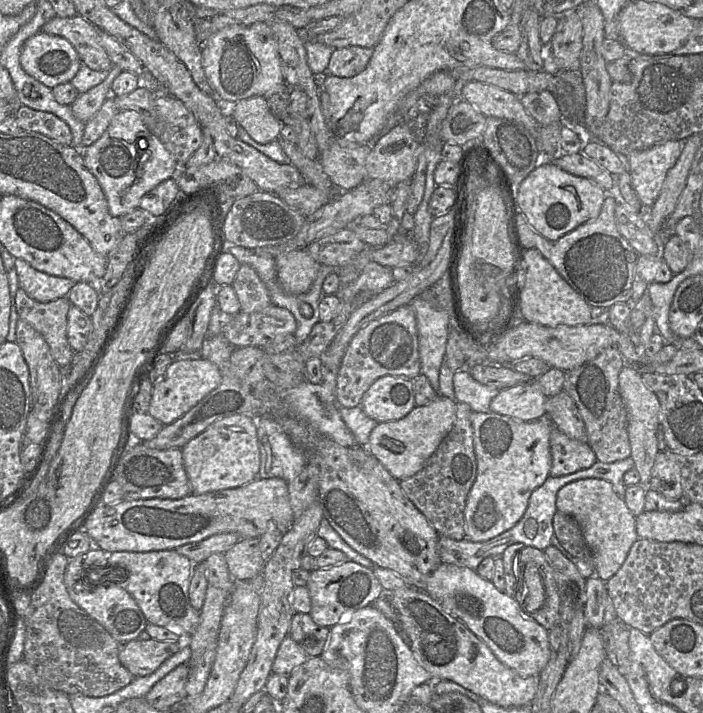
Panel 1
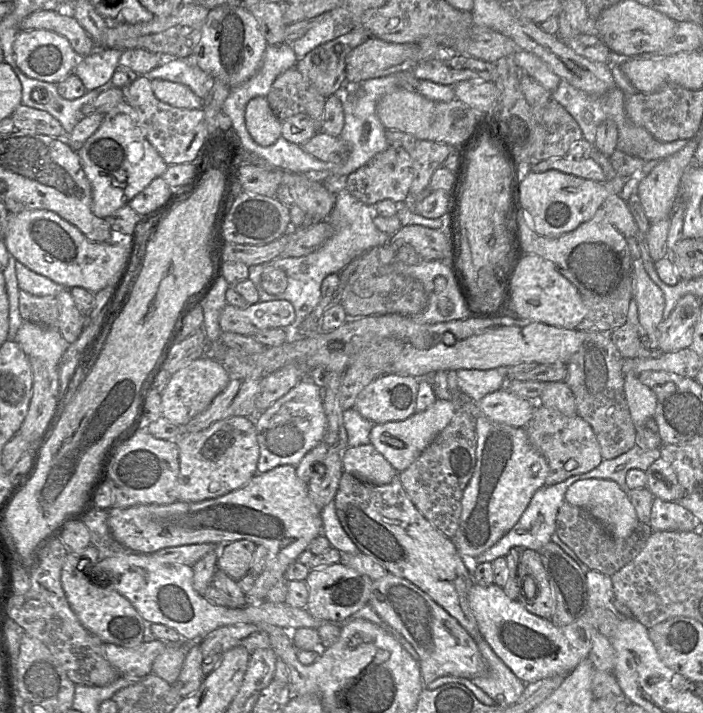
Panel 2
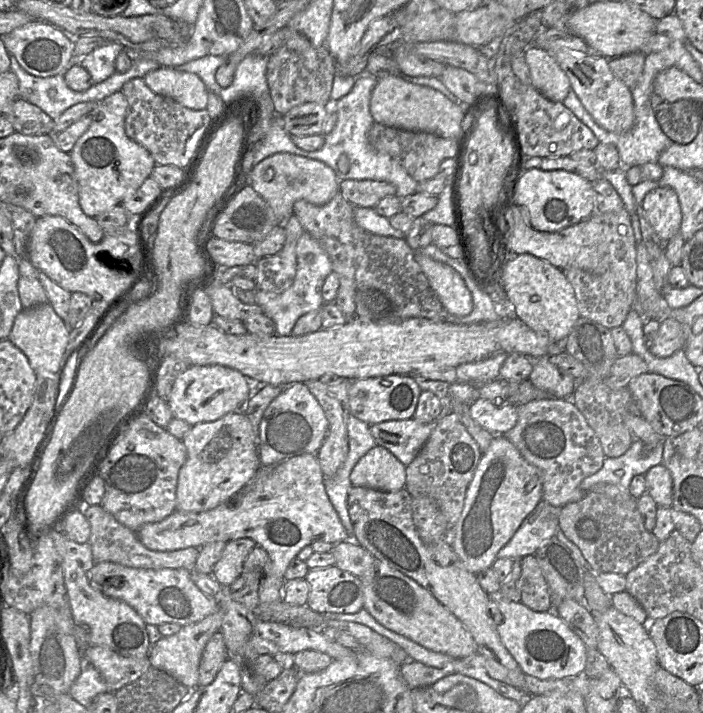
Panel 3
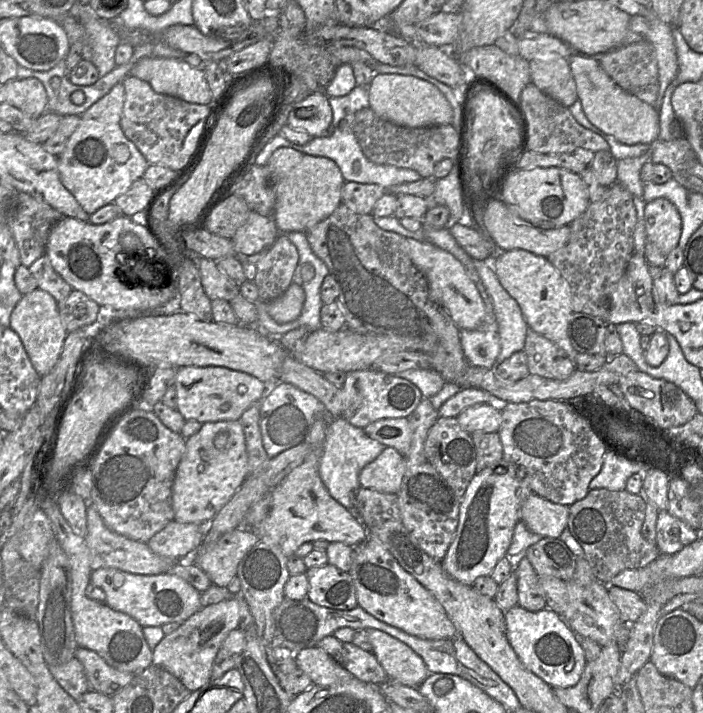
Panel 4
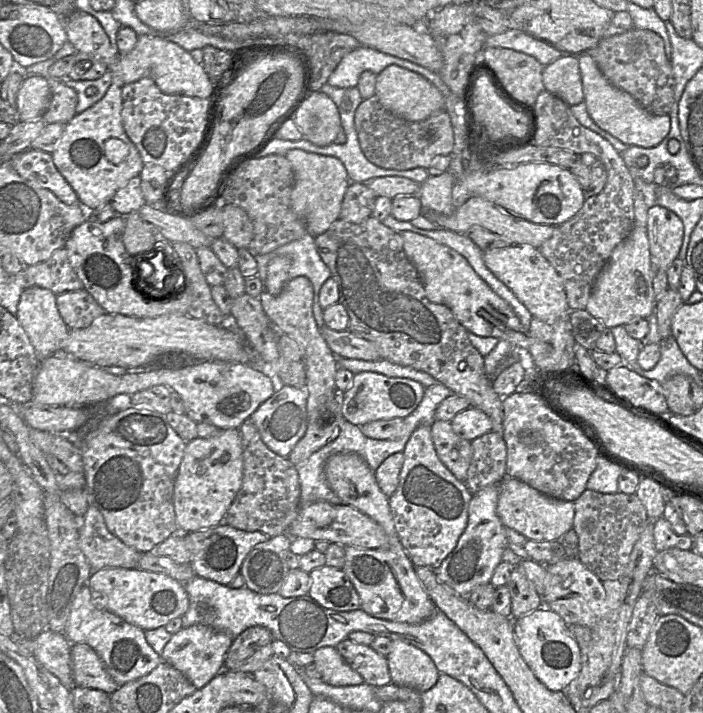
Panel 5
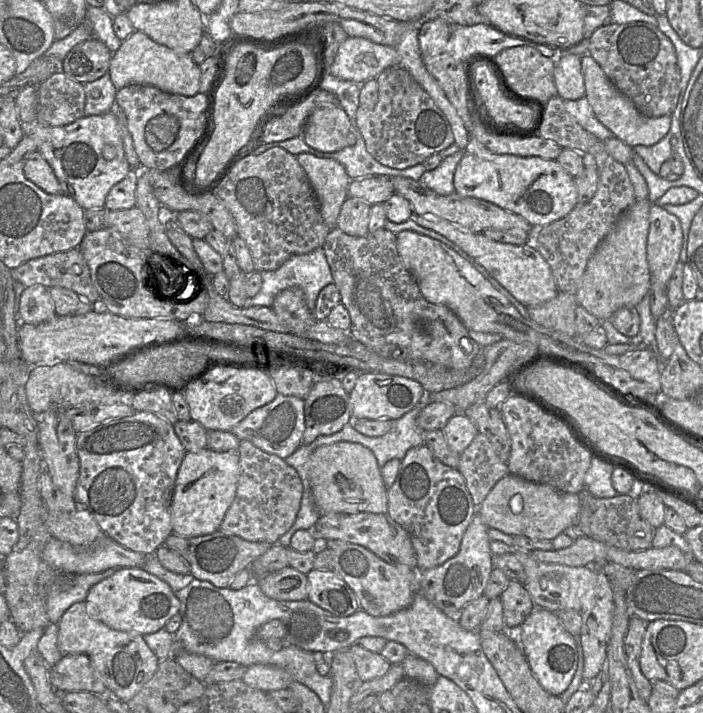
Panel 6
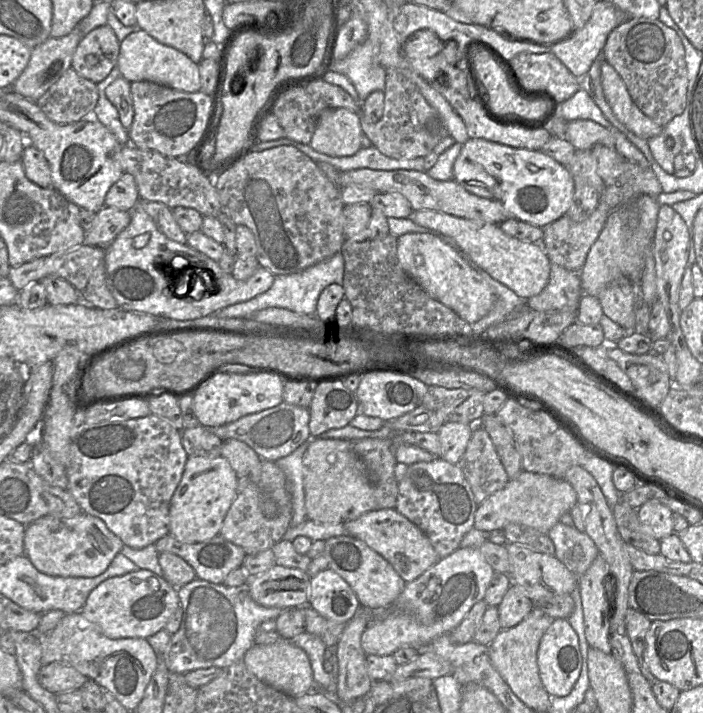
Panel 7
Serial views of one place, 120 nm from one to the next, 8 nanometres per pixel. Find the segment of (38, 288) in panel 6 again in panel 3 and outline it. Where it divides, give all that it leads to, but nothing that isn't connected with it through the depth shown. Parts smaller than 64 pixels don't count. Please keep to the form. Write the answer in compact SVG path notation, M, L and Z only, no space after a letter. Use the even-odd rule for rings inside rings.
M50 303L40 304L32 308L22 309L16 316L10 340L27 357L34 371L61 372L61 361L69 338L69 328L56 314Z

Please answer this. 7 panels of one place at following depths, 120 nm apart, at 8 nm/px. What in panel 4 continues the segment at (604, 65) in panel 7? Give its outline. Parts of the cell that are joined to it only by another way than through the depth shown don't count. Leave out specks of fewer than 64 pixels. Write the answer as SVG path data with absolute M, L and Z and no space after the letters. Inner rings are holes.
M573 53L568 61L578 99L586 117L594 126L627 145L651 144L657 139L660 115L654 107L619 87L603 70L597 58Z

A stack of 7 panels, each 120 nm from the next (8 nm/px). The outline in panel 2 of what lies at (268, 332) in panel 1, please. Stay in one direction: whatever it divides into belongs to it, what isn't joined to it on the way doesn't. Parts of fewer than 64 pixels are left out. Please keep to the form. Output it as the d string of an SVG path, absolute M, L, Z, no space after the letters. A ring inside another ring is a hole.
M259 301L245 309L226 304L219 317L219 325L221 332L254 336L266 329L285 328L294 320L294 307L289 301Z

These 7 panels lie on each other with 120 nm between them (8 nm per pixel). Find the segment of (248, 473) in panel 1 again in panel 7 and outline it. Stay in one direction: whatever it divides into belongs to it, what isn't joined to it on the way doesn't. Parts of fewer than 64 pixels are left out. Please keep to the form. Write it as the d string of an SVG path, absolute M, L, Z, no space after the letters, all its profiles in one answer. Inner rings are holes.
M188 457L170 501L169 534L187 544L204 542L220 535L225 516L236 497L237 485L238 476L224 457Z

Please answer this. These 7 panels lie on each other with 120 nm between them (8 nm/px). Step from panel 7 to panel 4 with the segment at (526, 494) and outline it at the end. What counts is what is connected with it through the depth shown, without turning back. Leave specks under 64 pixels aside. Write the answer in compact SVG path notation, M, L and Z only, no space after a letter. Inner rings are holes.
M535 493L525 499L520 510L520 521L542 538L559 538L567 527L568 517L569 506L551 502Z

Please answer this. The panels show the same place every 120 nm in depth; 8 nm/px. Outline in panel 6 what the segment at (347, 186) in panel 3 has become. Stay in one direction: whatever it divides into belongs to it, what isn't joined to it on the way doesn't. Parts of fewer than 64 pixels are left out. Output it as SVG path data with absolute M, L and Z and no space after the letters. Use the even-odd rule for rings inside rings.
M348 196L341 206L336 227L350 236L365 236L369 232L371 206L366 201Z

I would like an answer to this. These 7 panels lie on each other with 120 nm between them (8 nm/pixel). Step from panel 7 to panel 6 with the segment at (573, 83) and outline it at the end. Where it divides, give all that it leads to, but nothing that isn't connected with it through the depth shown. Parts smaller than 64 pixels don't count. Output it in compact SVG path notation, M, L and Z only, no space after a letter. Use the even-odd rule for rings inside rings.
M516 46L494 56L508 83L520 94L544 102L557 96L554 82L555 59L543 56L530 46Z

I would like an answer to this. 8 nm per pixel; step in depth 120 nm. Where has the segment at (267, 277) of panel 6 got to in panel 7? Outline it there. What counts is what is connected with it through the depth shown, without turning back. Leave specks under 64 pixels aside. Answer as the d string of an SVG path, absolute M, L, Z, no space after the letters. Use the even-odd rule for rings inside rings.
M341 252L332 257L316 263L300 272L275 275L272 286L264 293L256 297L227 306L213 315L227 318L251 318L255 312L270 308L279 307L306 315L315 315L317 301L321 292L330 284L343 284L344 258Z

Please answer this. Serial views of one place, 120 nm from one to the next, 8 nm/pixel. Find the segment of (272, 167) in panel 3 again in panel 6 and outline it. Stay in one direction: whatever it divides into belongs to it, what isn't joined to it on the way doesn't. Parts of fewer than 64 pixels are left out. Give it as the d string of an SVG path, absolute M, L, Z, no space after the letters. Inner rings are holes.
M309 153L296 157L307 175L324 222L330 229L336 227L341 206L348 197L350 177L343 165L334 159Z

